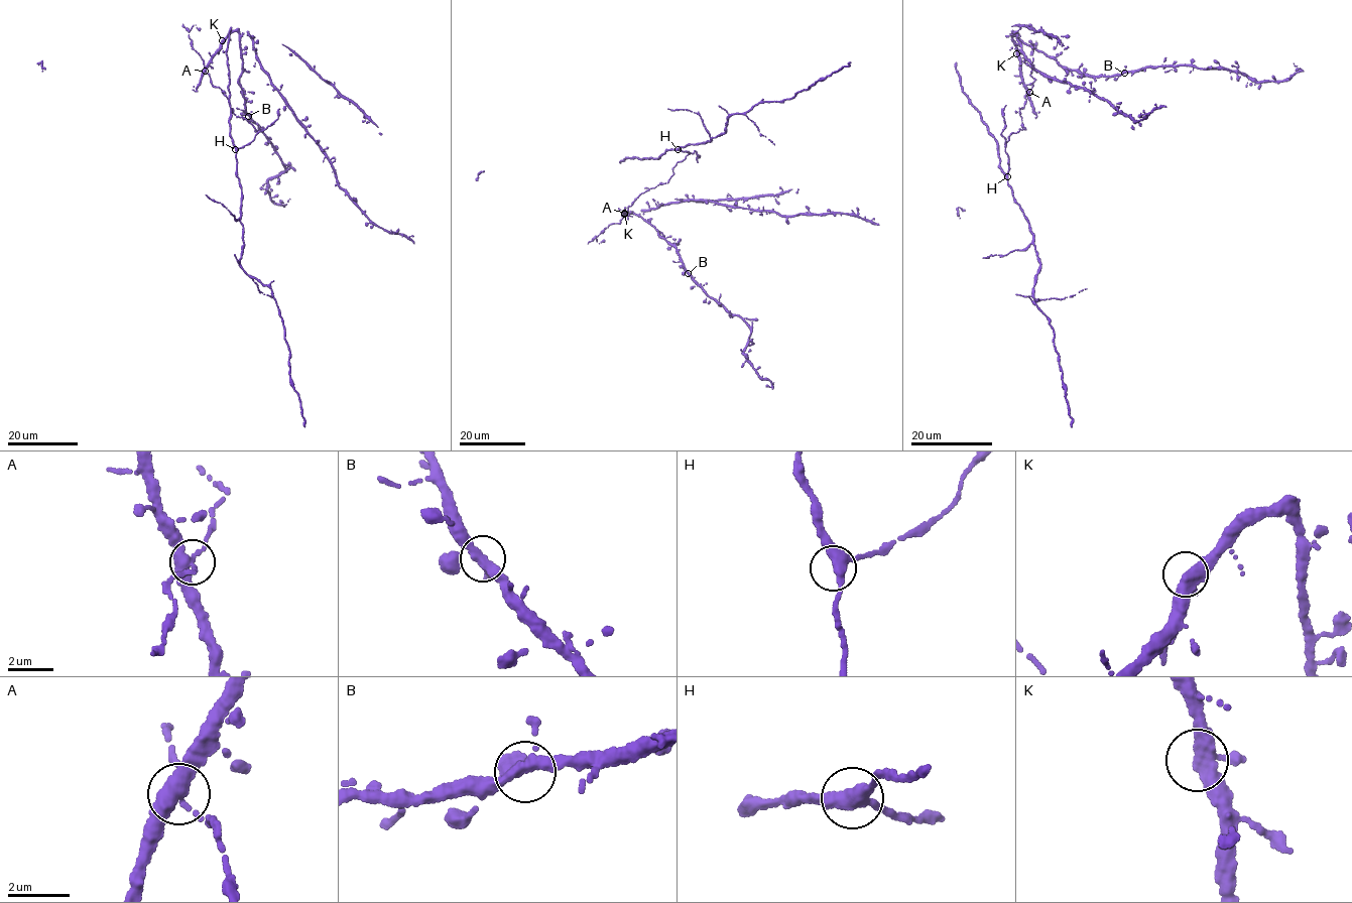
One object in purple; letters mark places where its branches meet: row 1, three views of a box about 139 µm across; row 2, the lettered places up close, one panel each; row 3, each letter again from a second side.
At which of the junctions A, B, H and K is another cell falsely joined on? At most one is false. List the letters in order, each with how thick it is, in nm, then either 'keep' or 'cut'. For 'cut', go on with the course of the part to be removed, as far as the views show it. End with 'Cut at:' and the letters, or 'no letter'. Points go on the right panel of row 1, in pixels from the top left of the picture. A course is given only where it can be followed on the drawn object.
A: 360 nm | keep
B: 320 nm | keep
H: 340 nm | keep
K: 360 nm | keep
Cut at: no letter

